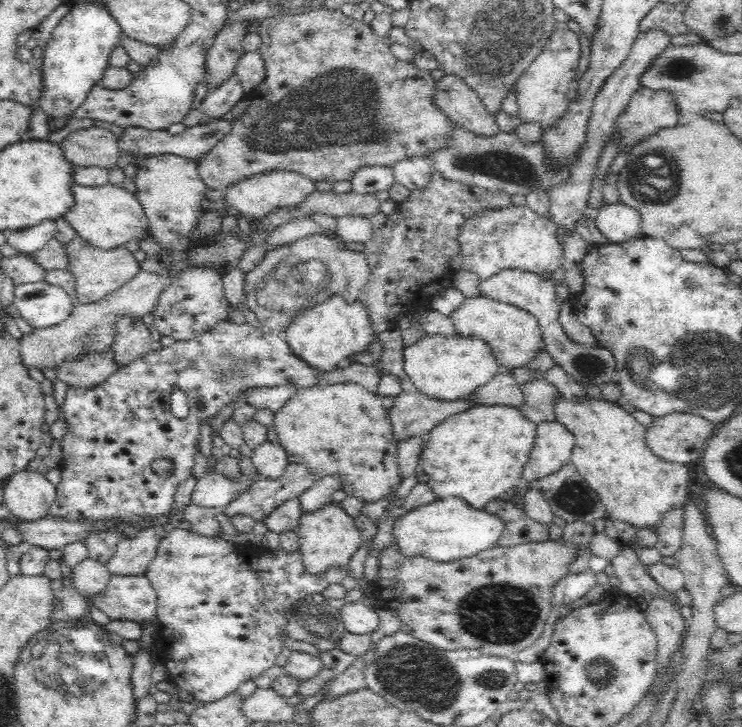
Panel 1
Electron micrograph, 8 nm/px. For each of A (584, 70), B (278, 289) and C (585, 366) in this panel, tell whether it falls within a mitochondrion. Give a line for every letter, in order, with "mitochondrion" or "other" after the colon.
A: other
B: mitochondrion
C: mitochondrion

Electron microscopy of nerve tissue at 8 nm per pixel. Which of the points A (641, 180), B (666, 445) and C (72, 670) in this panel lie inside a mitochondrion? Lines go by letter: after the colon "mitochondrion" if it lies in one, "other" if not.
A: mitochondrion
B: other
C: mitochondrion

